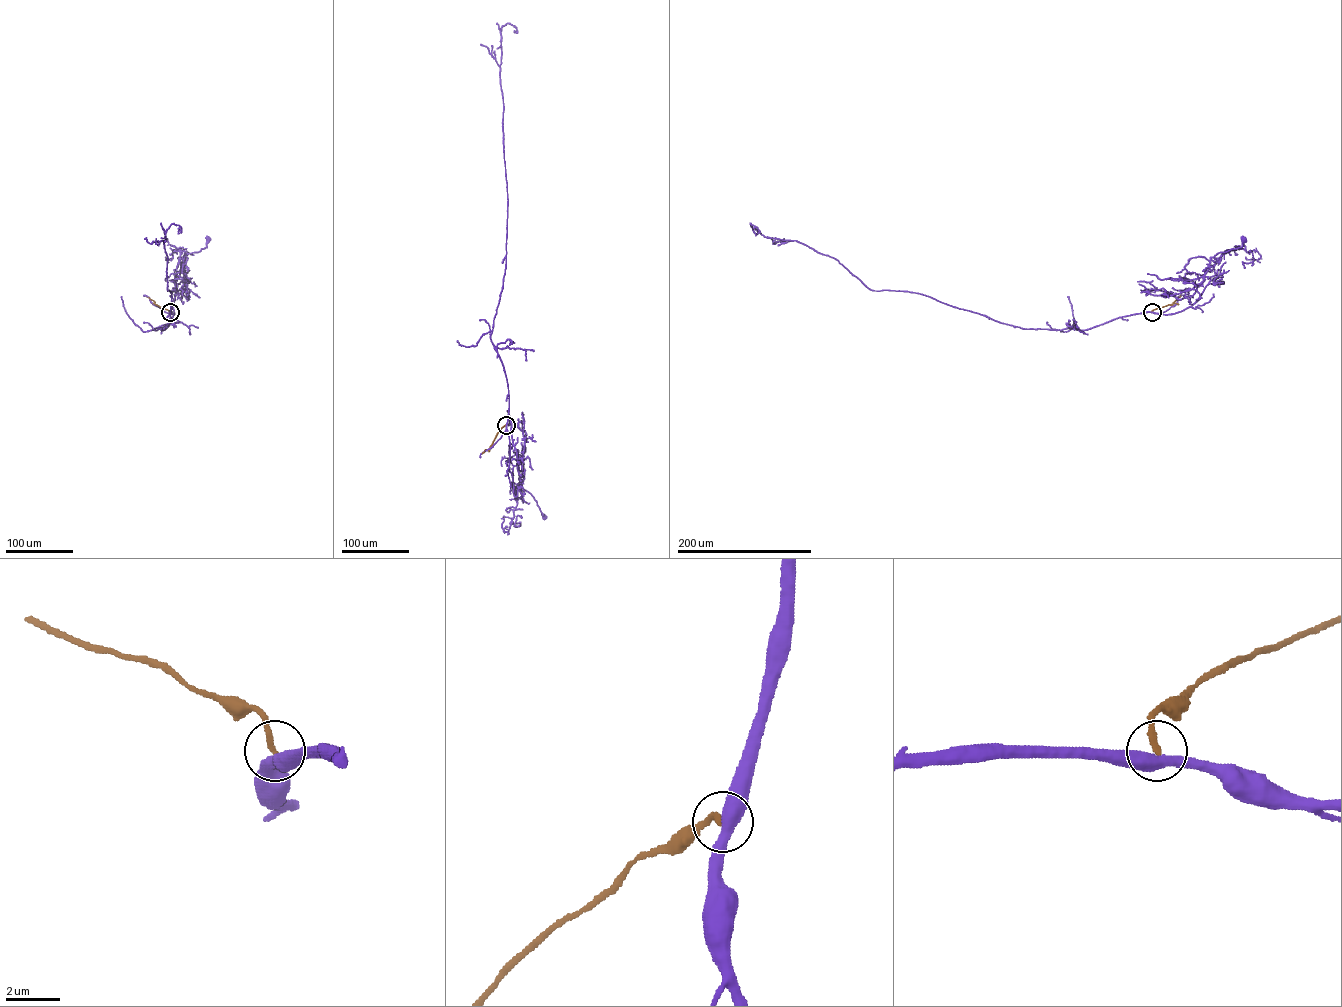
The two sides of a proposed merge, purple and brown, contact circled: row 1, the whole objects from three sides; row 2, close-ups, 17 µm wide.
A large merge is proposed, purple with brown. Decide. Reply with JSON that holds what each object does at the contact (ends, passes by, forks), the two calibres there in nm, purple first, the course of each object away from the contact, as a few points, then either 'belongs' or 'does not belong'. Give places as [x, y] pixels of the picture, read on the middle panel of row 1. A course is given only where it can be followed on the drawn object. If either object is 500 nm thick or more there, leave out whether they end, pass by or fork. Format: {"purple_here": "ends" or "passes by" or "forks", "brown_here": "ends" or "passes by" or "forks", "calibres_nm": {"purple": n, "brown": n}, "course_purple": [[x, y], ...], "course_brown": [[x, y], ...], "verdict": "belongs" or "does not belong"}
{"purple_here": "passes by", "brown_here": "ends", "calibres_nm": {"purple": 480, "brown": 240}, "course_purple": [[506, 424], [511, 487], [514, 489], [519, 486], [529, 492], [544, 517]], "course_brown": [[506, 425], [489, 448], [482, 453]], "verdict": "does not belong"}

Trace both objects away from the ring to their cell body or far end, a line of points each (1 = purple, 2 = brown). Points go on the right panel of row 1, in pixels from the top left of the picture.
1: (1151, 312), (1172, 314), (1191, 306), (1215, 274), (1216, 259), (1213, 257), (1240, 247), (1244, 240)
2: (1152, 312), (1172, 304), (1180, 296)

